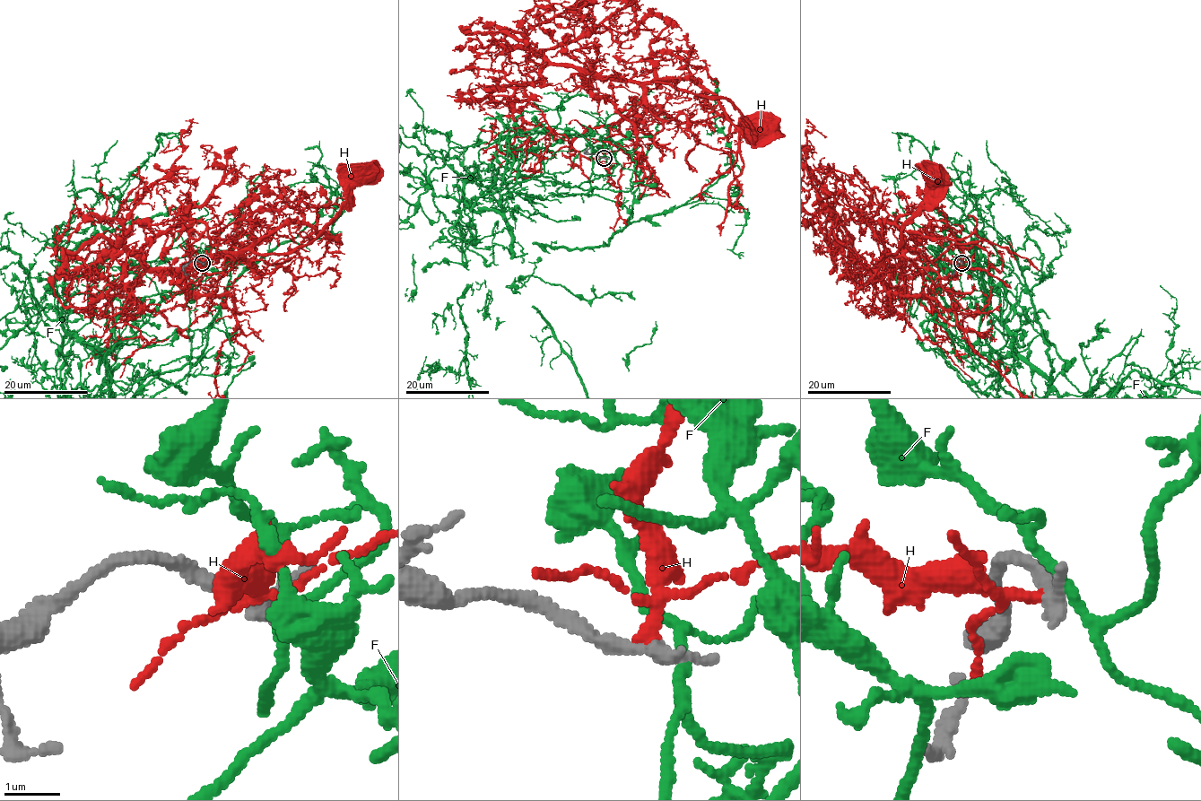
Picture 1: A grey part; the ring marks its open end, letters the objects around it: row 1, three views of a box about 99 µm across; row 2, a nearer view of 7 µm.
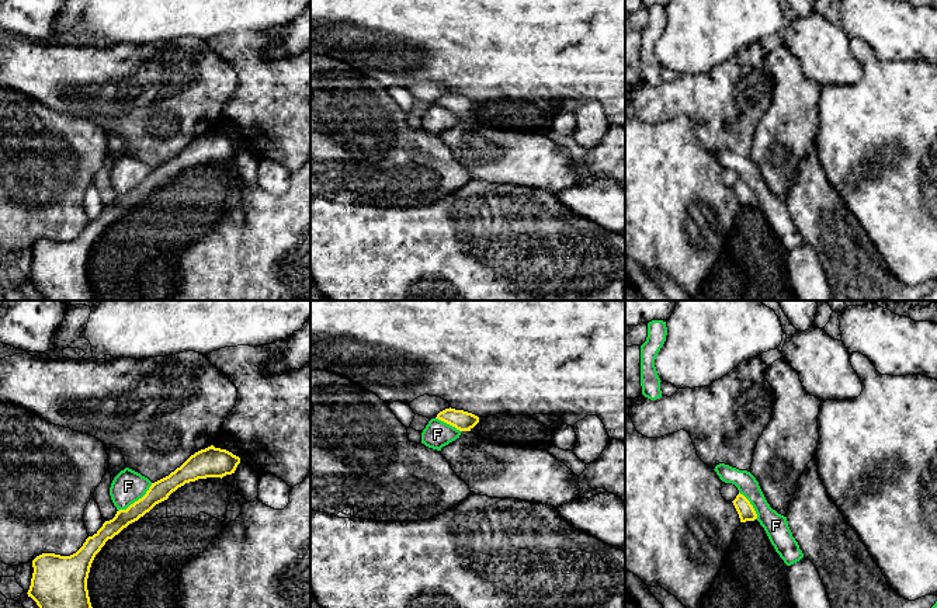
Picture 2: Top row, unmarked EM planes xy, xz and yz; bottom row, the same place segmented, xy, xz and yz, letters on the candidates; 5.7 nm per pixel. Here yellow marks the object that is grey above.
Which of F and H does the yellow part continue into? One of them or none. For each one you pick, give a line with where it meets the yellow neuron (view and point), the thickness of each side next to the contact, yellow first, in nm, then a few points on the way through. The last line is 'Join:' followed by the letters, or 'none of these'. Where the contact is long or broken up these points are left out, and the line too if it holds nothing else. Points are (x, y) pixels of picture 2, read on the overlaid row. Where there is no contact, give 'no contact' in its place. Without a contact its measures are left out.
H: no contact
Join: H

